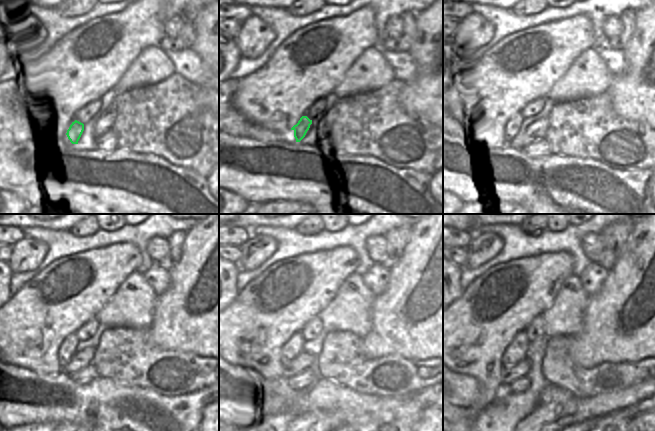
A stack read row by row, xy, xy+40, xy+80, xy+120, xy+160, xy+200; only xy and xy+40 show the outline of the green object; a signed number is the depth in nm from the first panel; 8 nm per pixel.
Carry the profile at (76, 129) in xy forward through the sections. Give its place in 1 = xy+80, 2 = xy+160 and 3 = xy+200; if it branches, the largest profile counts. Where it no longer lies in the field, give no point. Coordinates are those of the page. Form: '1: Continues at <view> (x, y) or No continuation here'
1: Continues at xy+80 (517, 125)
2: Continues at xy+160 (296, 344)
3: Continues at xy+200 (516, 351)

